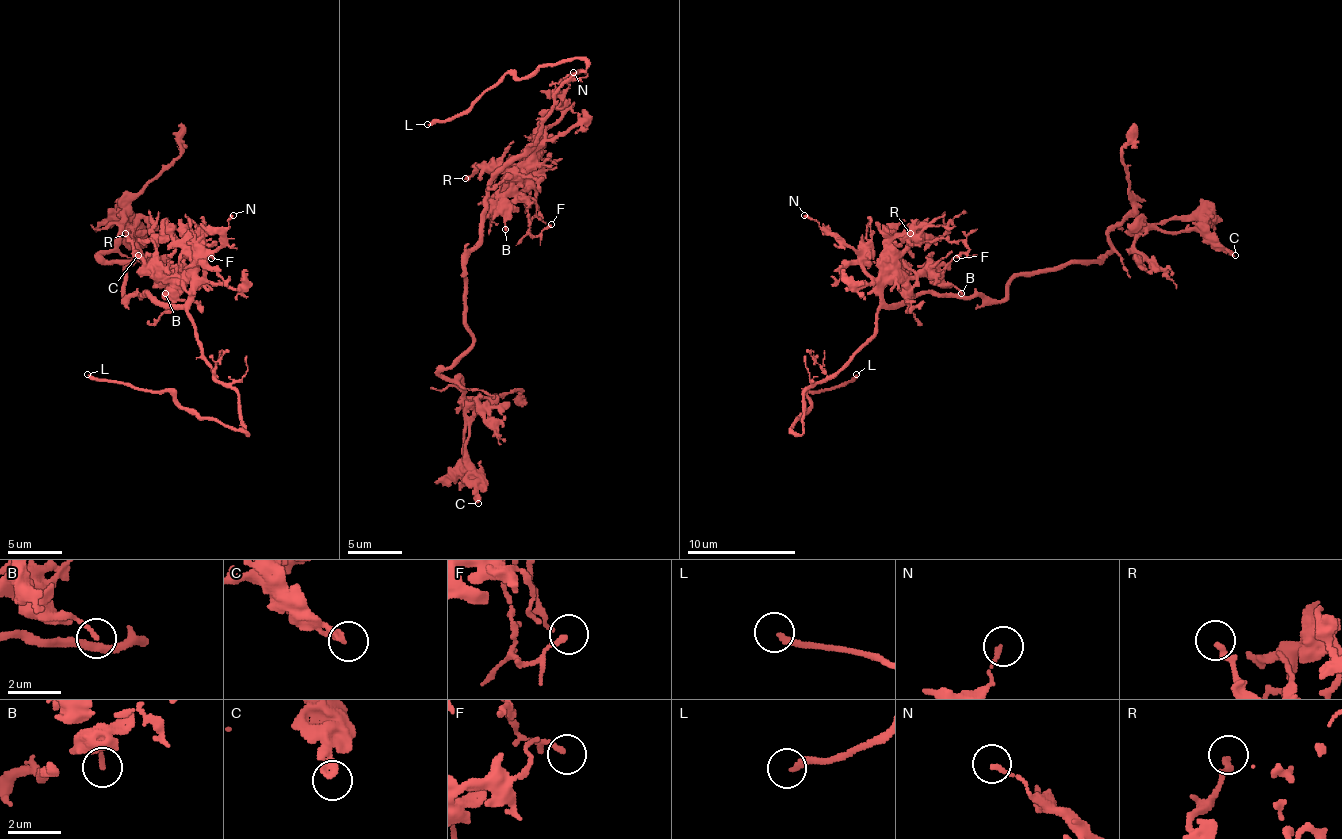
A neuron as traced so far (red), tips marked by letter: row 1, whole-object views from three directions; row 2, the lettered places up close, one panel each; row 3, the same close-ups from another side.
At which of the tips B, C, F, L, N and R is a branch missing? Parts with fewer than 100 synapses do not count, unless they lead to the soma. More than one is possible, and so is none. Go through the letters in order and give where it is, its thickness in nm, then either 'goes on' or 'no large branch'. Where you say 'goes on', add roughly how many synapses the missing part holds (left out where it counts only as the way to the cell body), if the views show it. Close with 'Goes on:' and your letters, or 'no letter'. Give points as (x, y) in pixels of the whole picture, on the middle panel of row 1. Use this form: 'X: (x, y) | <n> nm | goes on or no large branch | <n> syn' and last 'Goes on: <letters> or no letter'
B: (505, 229) | 150 nm | no large branch
C: (478, 503) | 260 nm | no large branch
F: (551, 224) | 170 nm | no large branch
L: (427, 124) | 240 nm | goes on
N: (573, 72) | 160 nm | no large branch
R: (465, 178) | 240 nm | no large branch
Goes on: L

